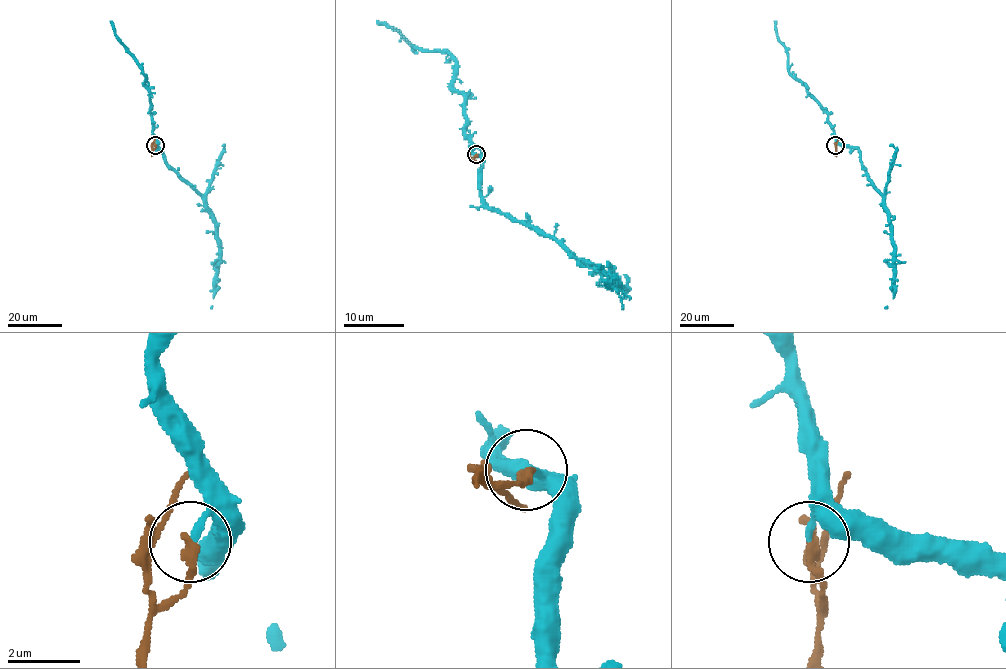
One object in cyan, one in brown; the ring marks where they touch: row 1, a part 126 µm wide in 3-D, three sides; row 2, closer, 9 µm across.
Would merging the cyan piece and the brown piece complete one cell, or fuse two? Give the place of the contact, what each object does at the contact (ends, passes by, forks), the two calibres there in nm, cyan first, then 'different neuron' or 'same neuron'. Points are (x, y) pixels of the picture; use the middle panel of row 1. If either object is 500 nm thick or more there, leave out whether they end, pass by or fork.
(476, 154) | cyan ends | brown ends | 160/280 nm | different neuron

